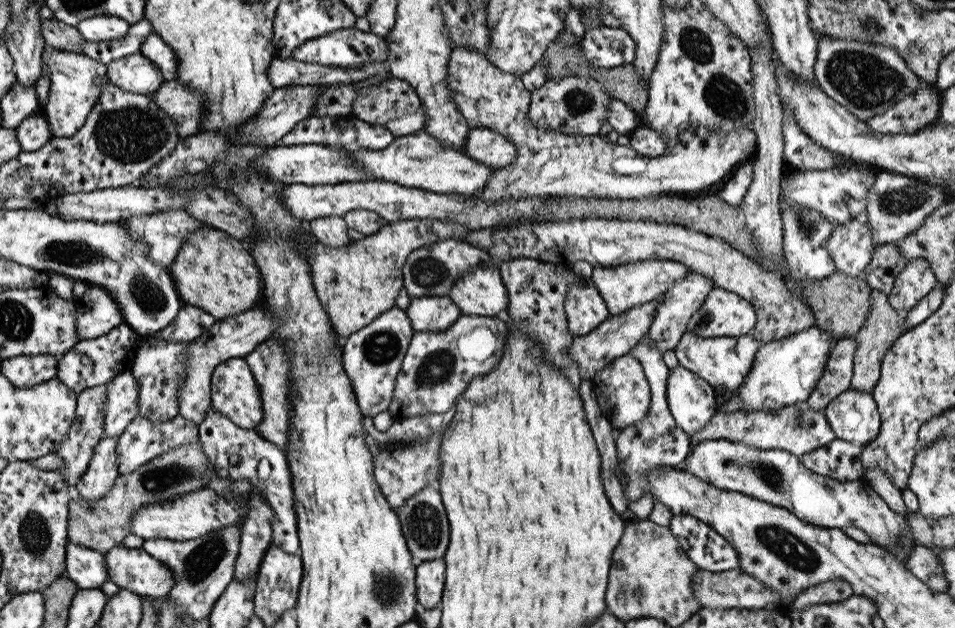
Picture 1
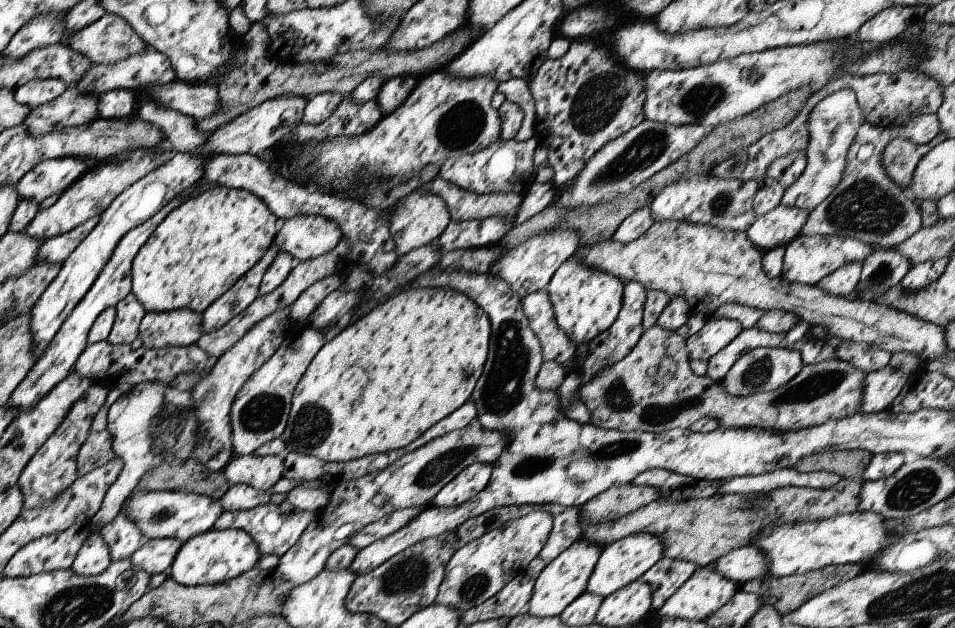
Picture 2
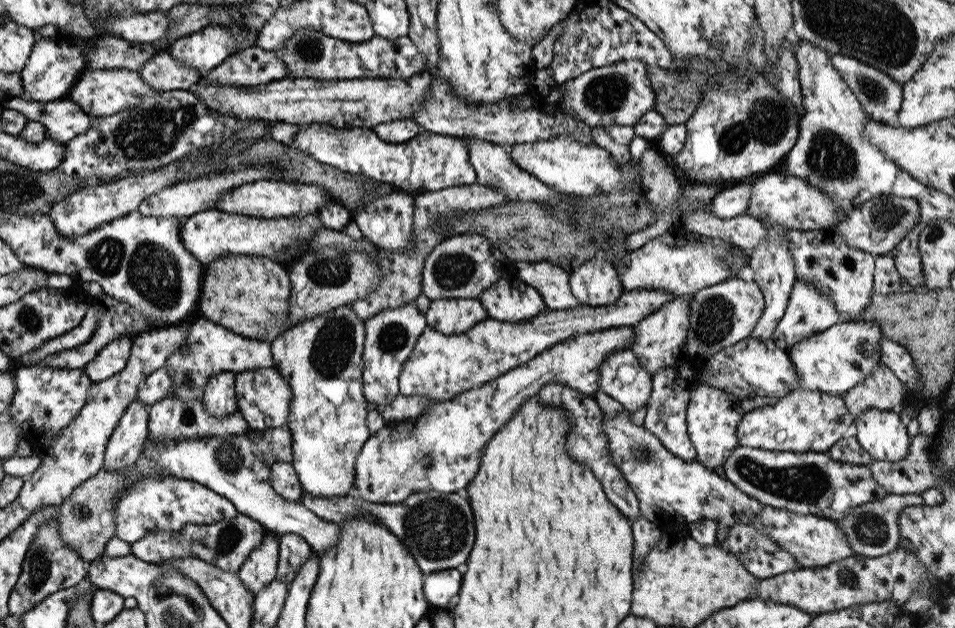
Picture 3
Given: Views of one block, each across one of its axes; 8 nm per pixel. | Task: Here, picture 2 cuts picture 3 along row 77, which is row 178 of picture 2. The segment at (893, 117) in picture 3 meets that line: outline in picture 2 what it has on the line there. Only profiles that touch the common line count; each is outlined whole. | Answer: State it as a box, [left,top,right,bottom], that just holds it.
[802,121,923,249]

